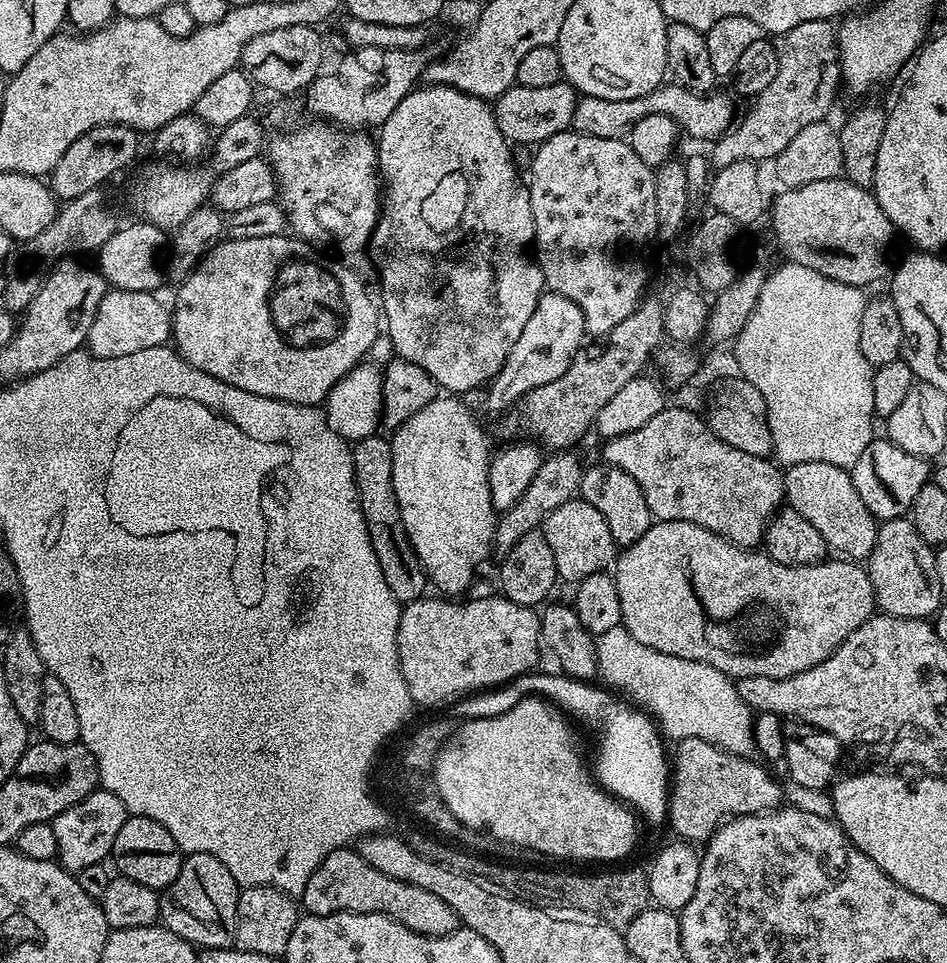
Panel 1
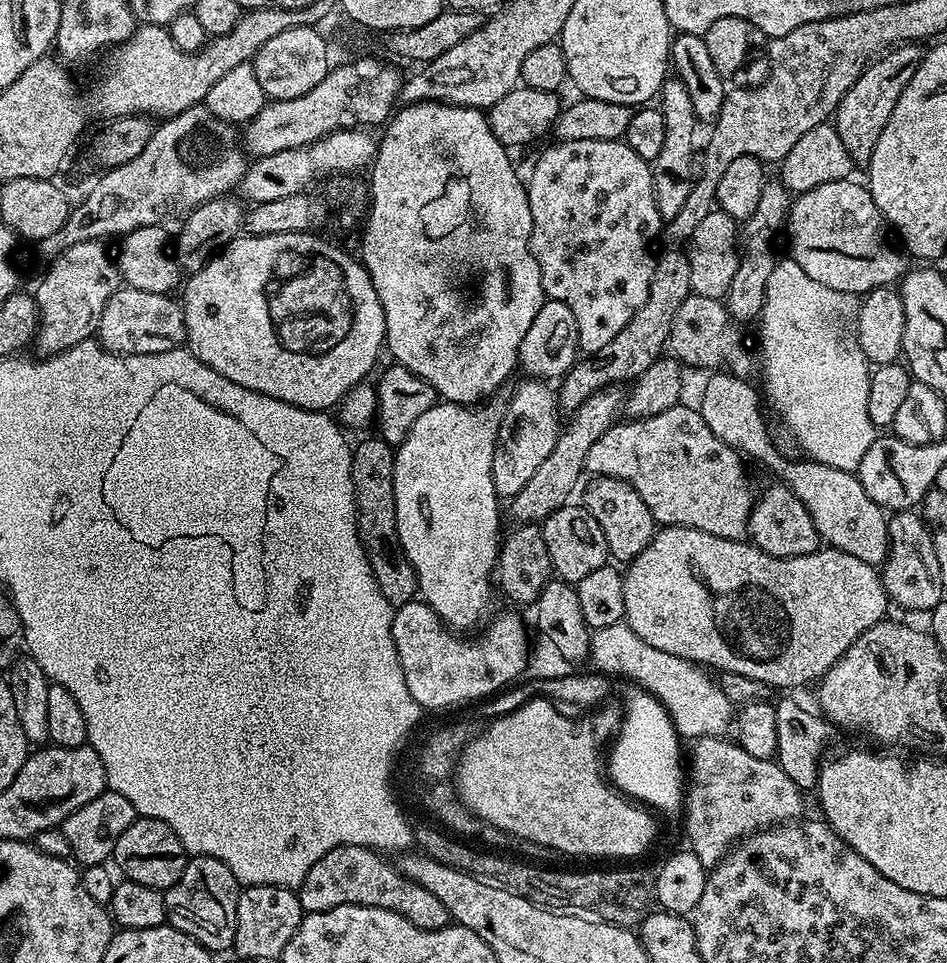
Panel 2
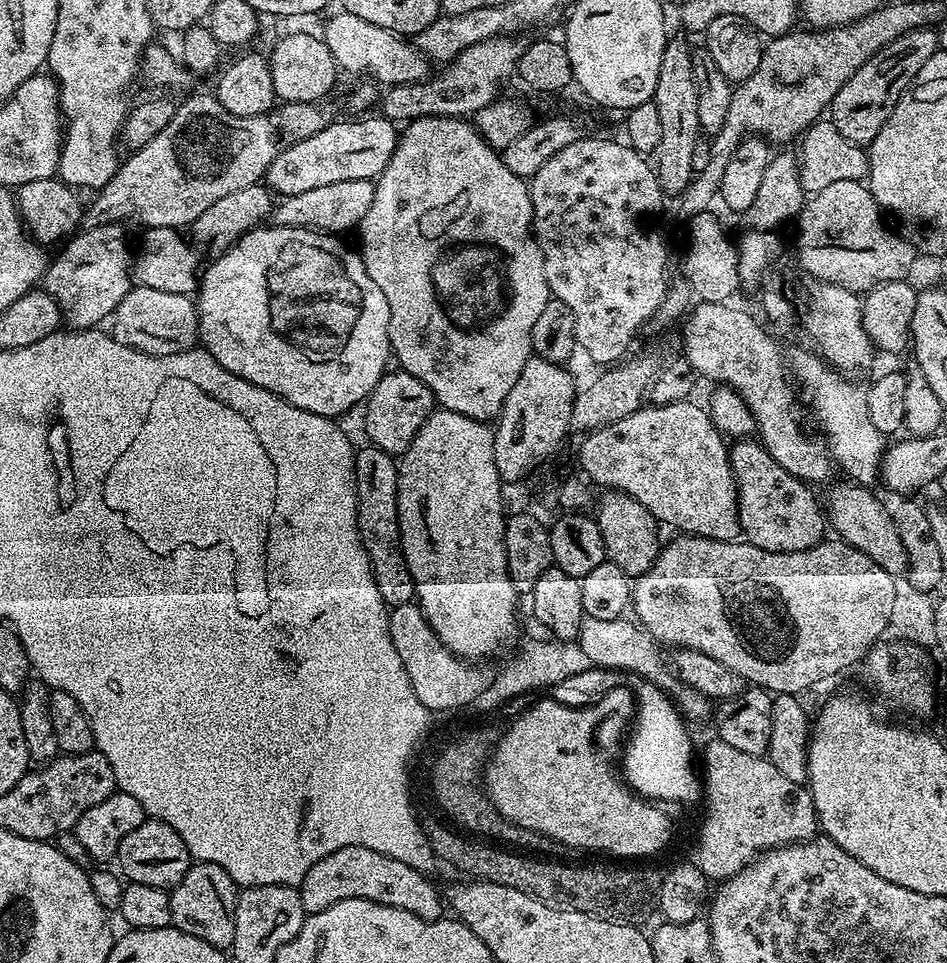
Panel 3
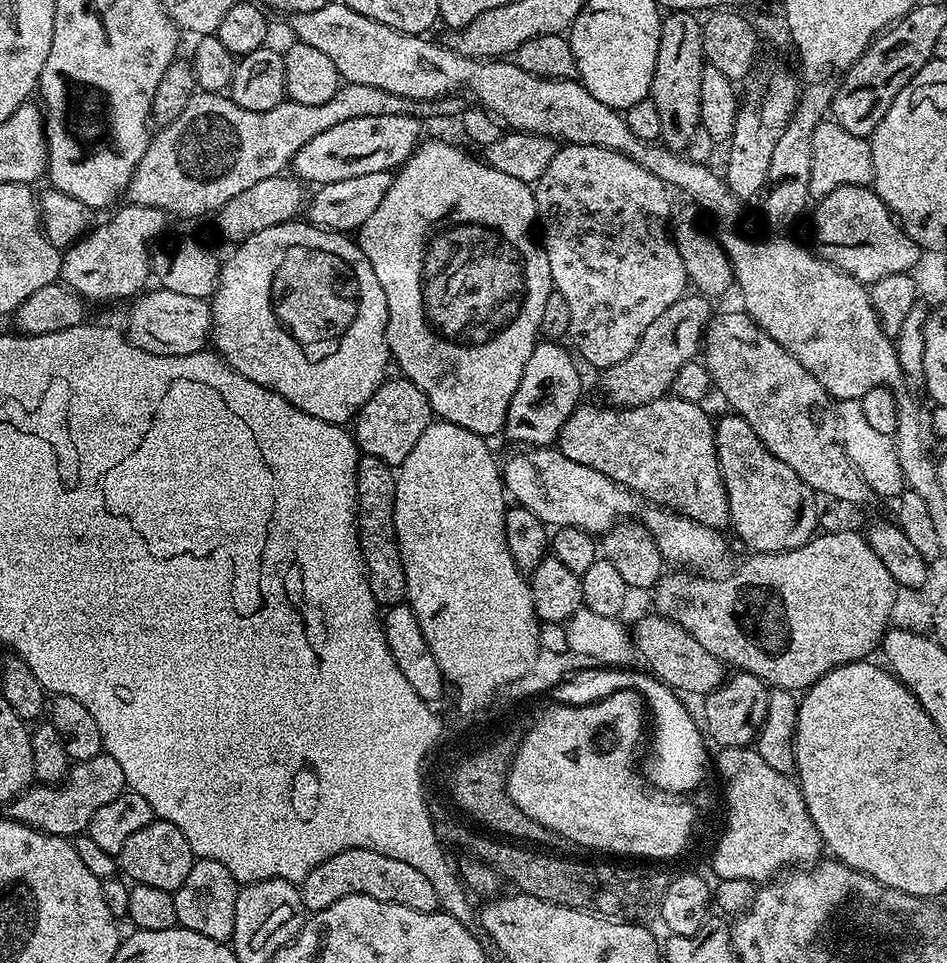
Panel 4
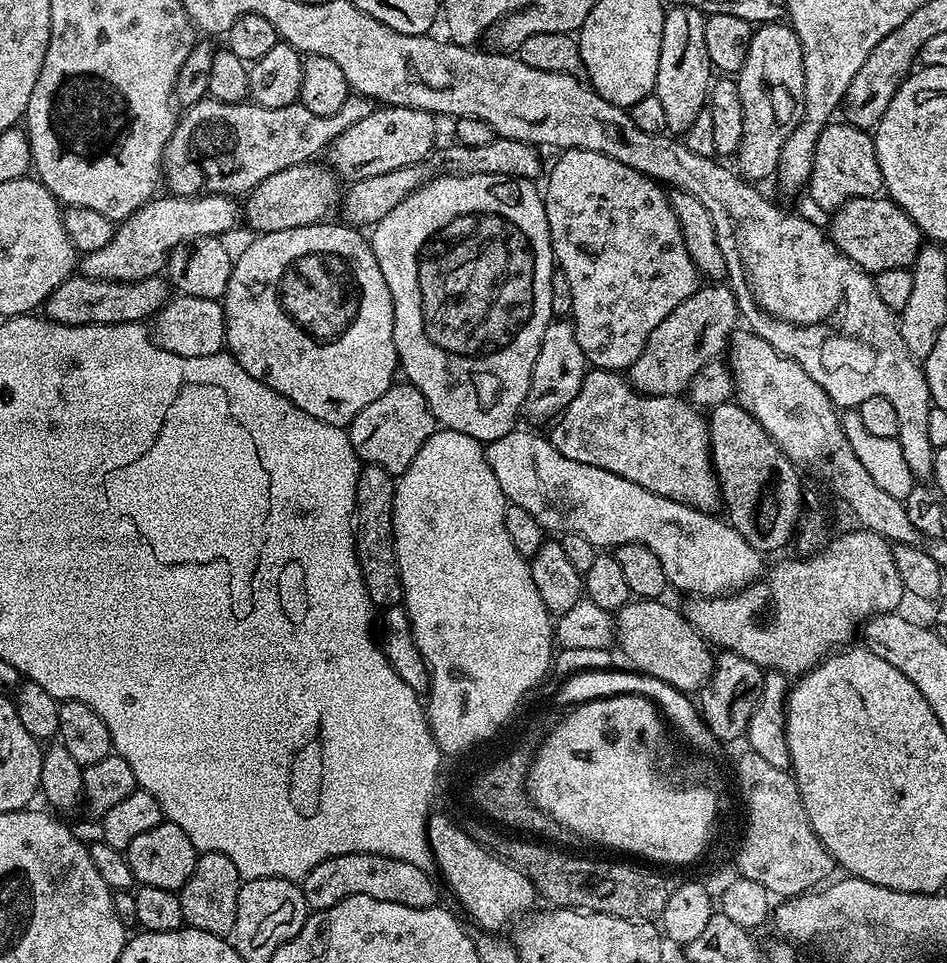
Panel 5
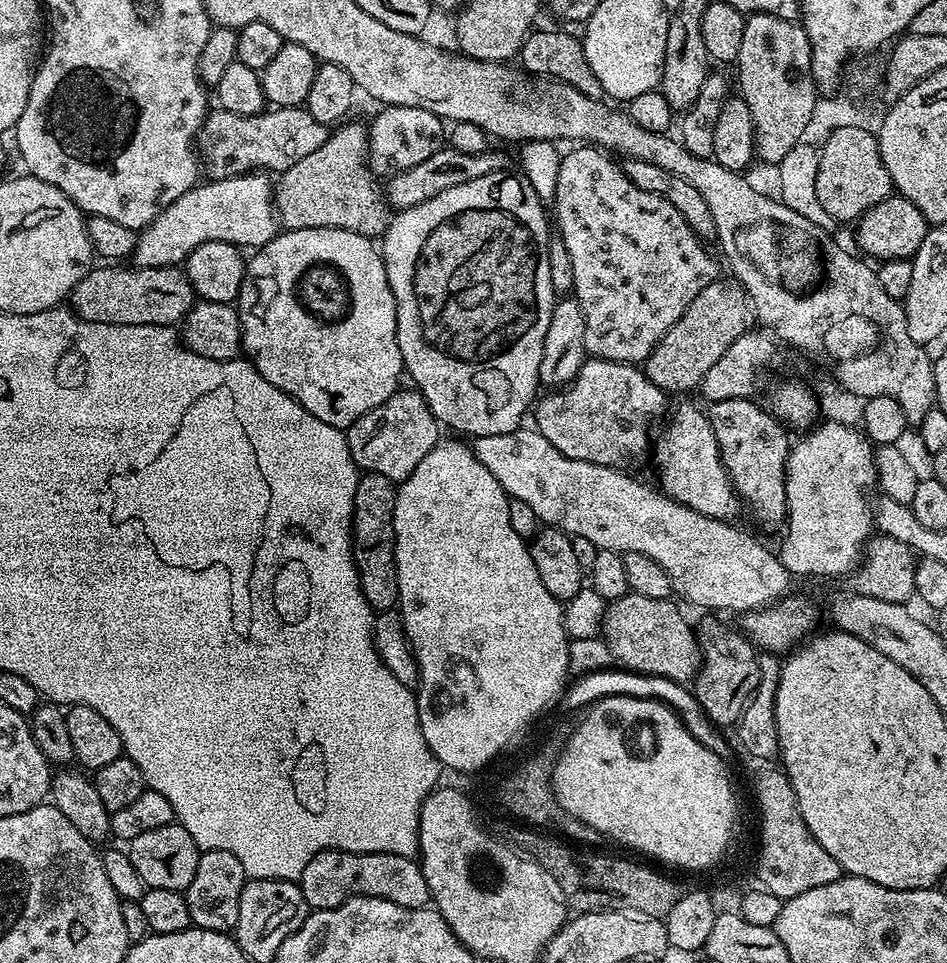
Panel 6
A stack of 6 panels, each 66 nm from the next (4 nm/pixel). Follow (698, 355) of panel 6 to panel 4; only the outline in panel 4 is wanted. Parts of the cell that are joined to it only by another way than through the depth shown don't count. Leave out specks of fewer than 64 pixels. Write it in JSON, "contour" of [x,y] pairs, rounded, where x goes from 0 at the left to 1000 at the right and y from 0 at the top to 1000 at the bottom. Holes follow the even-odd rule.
{"contour":[[[724,305],[705,319],[682,341],[674,359],[662,372],[639,383],[634,397],[637,407],[647,421],[668,424],[698,415],[706,408],[720,380],[736,371],[742,350],[751,335],[751,313],[738,305]]]}

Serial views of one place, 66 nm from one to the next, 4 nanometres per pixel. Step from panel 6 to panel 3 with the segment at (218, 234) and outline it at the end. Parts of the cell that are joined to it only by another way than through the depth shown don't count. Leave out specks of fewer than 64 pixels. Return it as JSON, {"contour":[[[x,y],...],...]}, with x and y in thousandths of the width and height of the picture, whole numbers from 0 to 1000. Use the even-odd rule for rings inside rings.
{"contour":[[[131,233],[89,237],[81,240],[62,259],[64,262],[59,267],[54,267],[44,299],[62,314],[63,323],[73,342],[109,337],[109,332],[111,335],[117,329],[125,314],[129,314],[129,309],[133,309],[133,305],[140,299],[141,262],[140,259],[135,259],[135,245],[131,239]]]}

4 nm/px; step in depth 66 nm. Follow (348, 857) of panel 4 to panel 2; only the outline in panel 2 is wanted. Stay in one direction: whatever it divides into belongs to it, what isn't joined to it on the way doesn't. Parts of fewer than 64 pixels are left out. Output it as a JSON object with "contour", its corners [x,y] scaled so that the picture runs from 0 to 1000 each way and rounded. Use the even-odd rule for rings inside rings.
{"contour":[[[357,879],[348,883],[332,899],[327,899],[327,908],[315,923],[317,940],[322,948],[353,945],[353,941],[377,939],[378,941],[395,941],[403,945],[412,945],[416,949],[424,949],[439,964],[446,966],[463,966],[472,964],[475,952],[471,941],[454,928],[454,924],[446,924],[441,916],[433,916],[423,906],[418,904],[417,896],[410,897],[402,886],[382,879]]]}

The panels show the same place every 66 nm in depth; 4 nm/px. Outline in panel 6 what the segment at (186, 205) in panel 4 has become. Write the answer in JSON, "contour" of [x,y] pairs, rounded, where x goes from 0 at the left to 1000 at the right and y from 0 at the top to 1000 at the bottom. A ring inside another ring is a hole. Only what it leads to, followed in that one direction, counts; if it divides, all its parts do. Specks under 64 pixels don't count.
{"contour":[[[321,110],[288,111],[267,120],[224,114],[215,121],[215,132],[209,141],[209,154],[219,182],[226,187],[258,183],[262,179],[276,177],[283,181],[295,181],[306,177],[310,168],[332,160],[332,156],[344,147],[347,139],[347,130],[336,127],[336,123],[332,123],[332,118],[327,118]]]}

